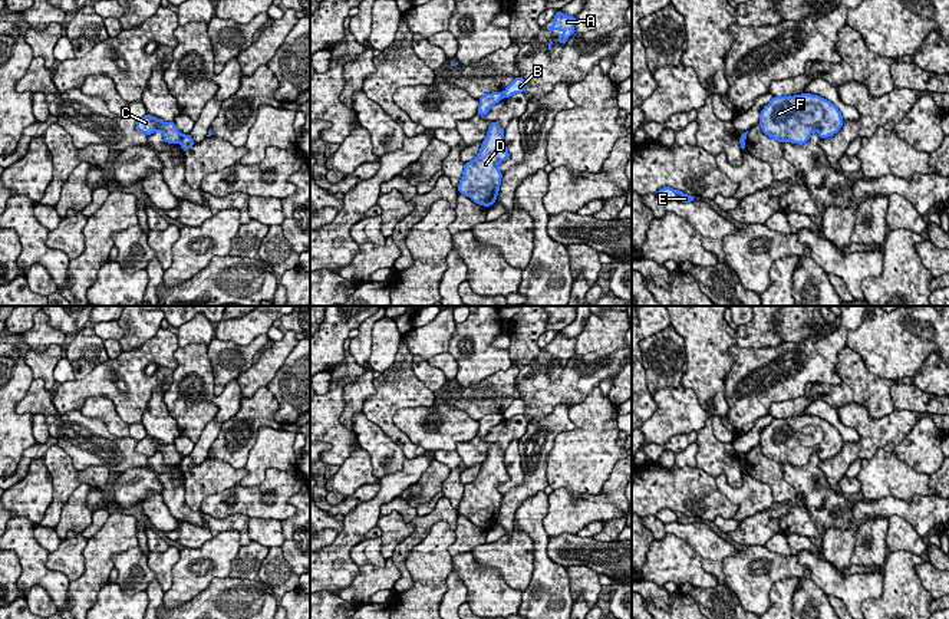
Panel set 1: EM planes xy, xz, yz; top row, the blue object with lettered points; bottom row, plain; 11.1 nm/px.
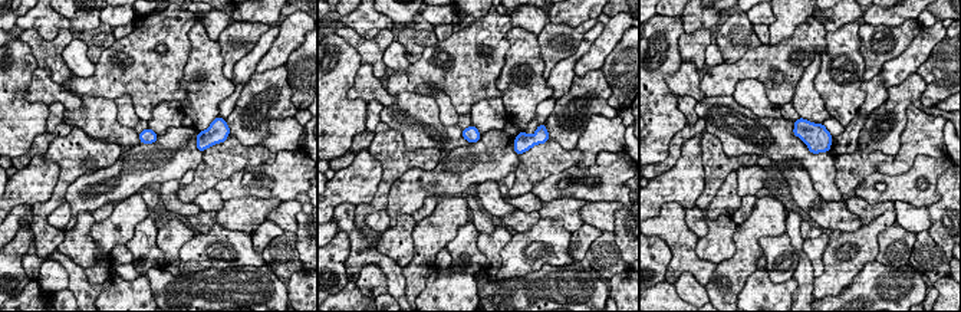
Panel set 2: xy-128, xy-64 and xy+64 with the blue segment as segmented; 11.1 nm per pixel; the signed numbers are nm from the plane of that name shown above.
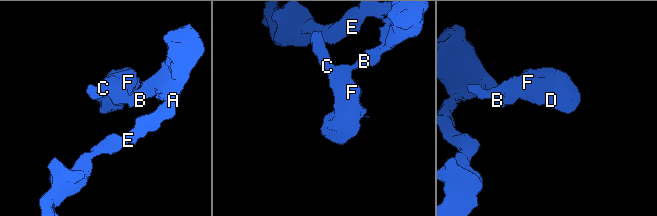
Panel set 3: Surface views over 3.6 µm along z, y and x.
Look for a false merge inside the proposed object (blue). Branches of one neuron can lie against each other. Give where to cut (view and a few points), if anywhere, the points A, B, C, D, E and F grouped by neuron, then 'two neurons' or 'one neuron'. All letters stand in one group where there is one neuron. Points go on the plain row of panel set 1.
cut in xy along (183, 457), (180, 464); A B E / C D F; two neurons

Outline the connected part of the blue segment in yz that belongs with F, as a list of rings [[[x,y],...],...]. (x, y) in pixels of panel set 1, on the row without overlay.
[[[811,415],[774,418],[759,435],[765,457],[778,464],[807,465],[817,452],[820,461],[833,458],[843,448],[838,429],[830,422]]]

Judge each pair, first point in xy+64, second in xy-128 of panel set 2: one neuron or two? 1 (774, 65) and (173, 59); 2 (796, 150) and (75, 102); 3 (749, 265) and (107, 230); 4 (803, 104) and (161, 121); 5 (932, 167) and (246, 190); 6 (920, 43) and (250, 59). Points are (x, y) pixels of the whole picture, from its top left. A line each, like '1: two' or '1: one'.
1: one
2: two
3: one
4: one
5: one
6: two

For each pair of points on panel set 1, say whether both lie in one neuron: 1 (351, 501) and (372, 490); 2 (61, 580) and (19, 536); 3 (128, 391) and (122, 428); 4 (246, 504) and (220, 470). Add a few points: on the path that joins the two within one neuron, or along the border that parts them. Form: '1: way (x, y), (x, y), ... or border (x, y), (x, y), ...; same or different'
1: way (356, 497), (366, 493); same
2: way (48, 578), (33, 563), (27, 549); same
3: border (102, 397), (112, 402), (117, 414), (128, 425); different
4: border (239, 484), (210, 494), (203, 503); different

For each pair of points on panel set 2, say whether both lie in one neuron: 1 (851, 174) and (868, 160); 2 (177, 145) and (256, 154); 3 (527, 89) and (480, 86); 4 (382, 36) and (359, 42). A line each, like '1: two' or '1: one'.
1: one
2: two
3: two
4: one

